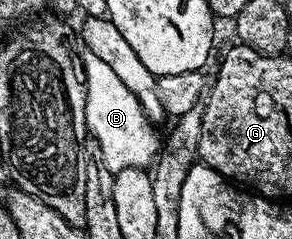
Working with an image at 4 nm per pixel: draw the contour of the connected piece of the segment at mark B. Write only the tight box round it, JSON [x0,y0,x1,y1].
[81,52,161,174]

